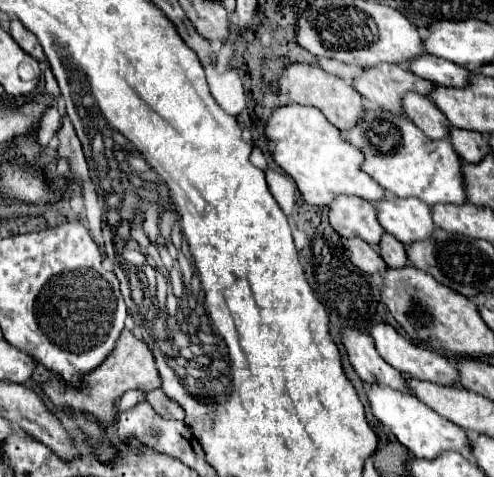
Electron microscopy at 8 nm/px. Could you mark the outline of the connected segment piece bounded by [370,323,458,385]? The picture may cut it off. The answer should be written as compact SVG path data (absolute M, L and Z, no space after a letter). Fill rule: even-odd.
M374 323L370 329L370 335L374 339L374 345L376 345L380 357L384 357L400 373L414 373L414 377L422 377L422 381L438 381L438 385L458 385L458 379L456 379L458 373L456 373L456 367L452 361L448 361L444 355L440 355L428 347L408 341L390 323Z

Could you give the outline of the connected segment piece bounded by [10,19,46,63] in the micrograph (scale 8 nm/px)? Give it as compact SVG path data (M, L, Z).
M12 19L12 23L10 23L10 35L12 35L12 39L14 39L28 55L32 55L36 61L40 61L40 63L46 61L44 51L42 51L42 47L38 45L38 39L34 37L34 33L30 33L28 29L24 29L24 25L22 25L18 19Z

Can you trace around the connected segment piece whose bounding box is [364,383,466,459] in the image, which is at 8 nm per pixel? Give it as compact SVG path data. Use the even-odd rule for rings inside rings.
M364 383L364 389L372 407L372 415L384 427L388 427L414 457L430 459L442 451L456 451L466 455L466 433L444 417L440 417L438 413L434 413L434 409L430 409L428 405L422 405L422 401L418 401L416 397L410 397L410 393L396 391L388 385L378 383Z

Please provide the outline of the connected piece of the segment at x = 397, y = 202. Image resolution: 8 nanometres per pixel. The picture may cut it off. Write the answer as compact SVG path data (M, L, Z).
M388 195L382 201L376 201L374 207L378 223L404 245L410 241L422 241L434 231L430 207L414 197L400 199Z

